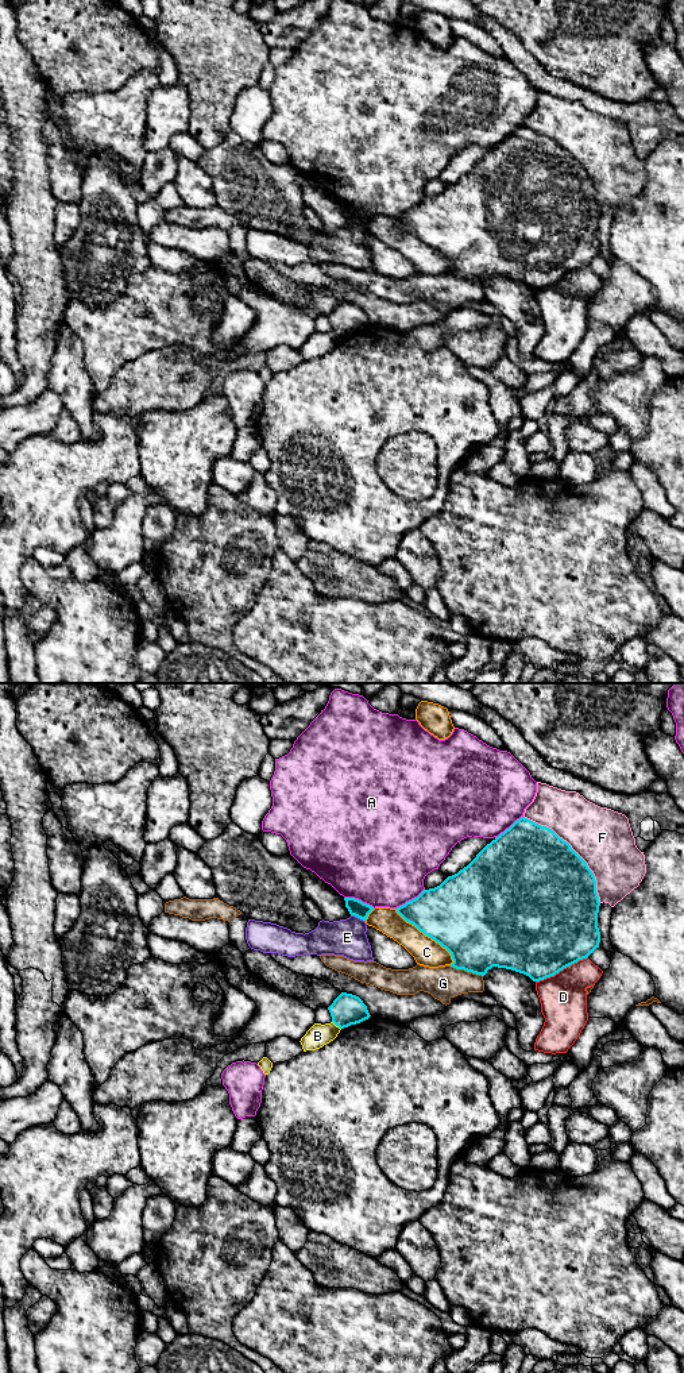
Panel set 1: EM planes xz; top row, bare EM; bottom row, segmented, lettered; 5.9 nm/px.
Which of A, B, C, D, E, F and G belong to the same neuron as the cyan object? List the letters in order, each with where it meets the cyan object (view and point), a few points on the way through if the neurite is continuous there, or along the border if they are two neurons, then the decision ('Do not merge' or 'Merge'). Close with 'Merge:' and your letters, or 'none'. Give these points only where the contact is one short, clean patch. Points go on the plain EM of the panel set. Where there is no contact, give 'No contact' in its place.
A: Touches cyan at xz (358, 208). Do not merge
B: Touches cyan at xz (336, 334). Boundary: xz (332, 330), (340, 338). Do not merge
C: Touches cyan at xz (426, 243). Do not merge
D: Touches cyan at xz (561, 278). Boundary: xz (587, 265), (536, 290). Do not merge
E: Touches cyan at xz (358, 226). Do not merge
F: Touches cyan at xz (574, 159). Do not merge
G: Touches cyan at xz (466, 278). Do not merge
Merge: none

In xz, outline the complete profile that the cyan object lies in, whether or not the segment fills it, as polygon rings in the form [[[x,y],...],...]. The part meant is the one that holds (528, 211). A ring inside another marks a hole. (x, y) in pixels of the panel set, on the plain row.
[[[521,126],[467,176],[395,219],[445,257],[456,278],[484,285],[498,275],[540,290],[599,257],[599,215],[587,171],[552,138]]]

